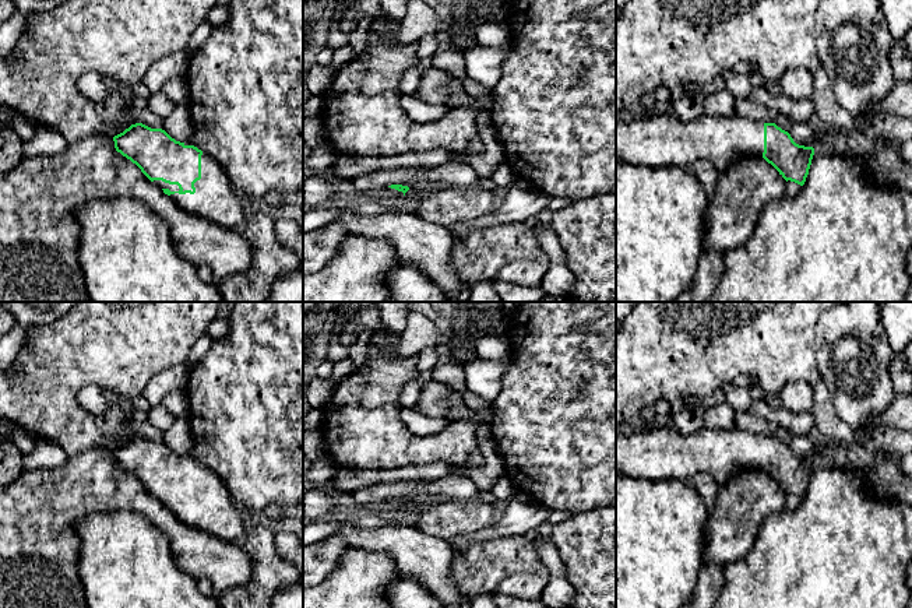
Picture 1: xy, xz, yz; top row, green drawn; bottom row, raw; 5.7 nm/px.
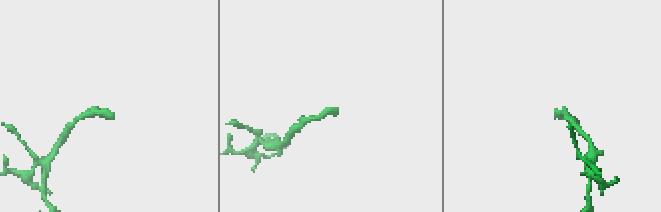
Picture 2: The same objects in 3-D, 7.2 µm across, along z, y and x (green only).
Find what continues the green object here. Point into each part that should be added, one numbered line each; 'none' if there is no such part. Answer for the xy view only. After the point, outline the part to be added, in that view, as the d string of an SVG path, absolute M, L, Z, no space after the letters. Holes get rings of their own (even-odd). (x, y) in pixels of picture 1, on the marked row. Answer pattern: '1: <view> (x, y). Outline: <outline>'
1: xy (215, 199). Outline: M208 154L201 155L201 179L196 193L170 194L184 211L218 222L229 229L242 229L246 207L242 194L233 187L222 166Z

